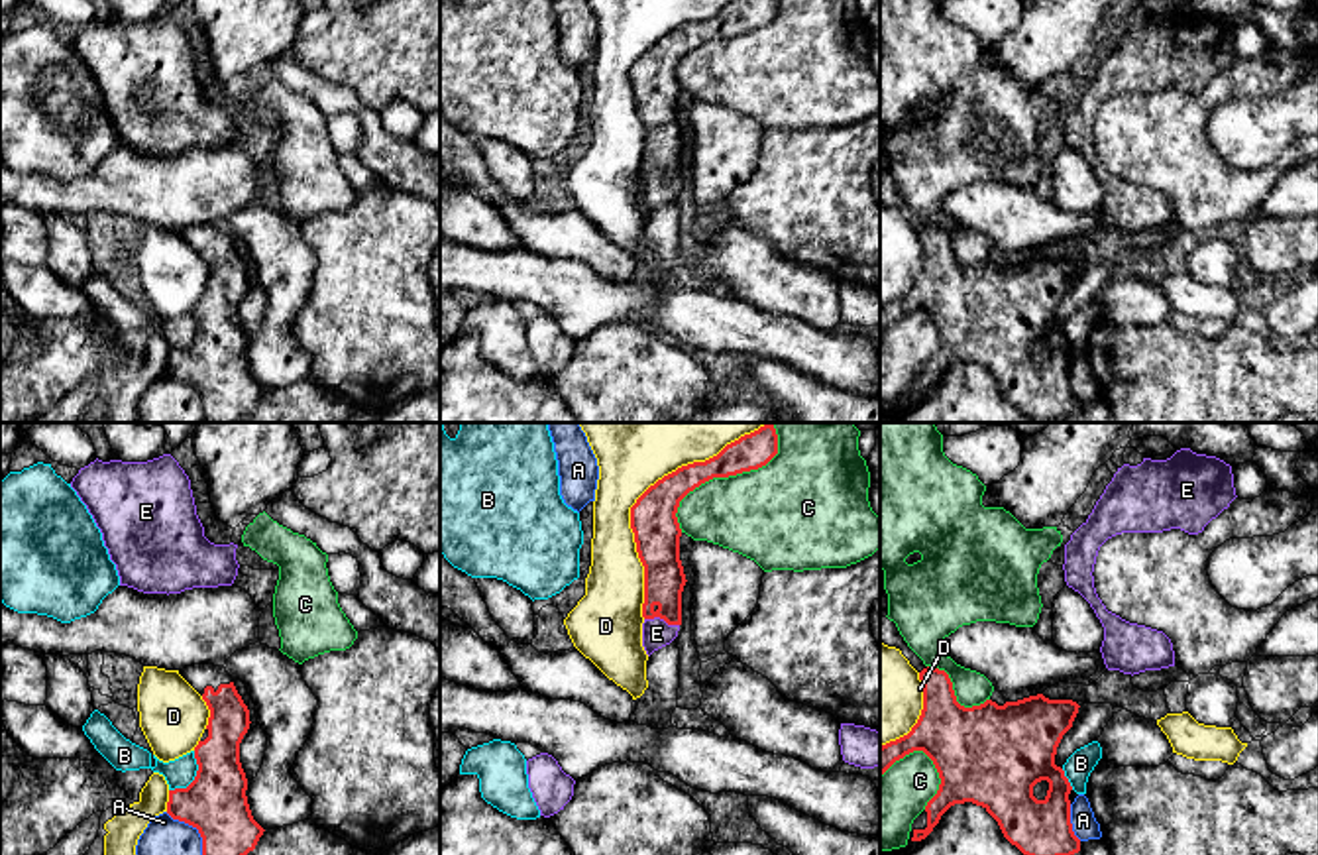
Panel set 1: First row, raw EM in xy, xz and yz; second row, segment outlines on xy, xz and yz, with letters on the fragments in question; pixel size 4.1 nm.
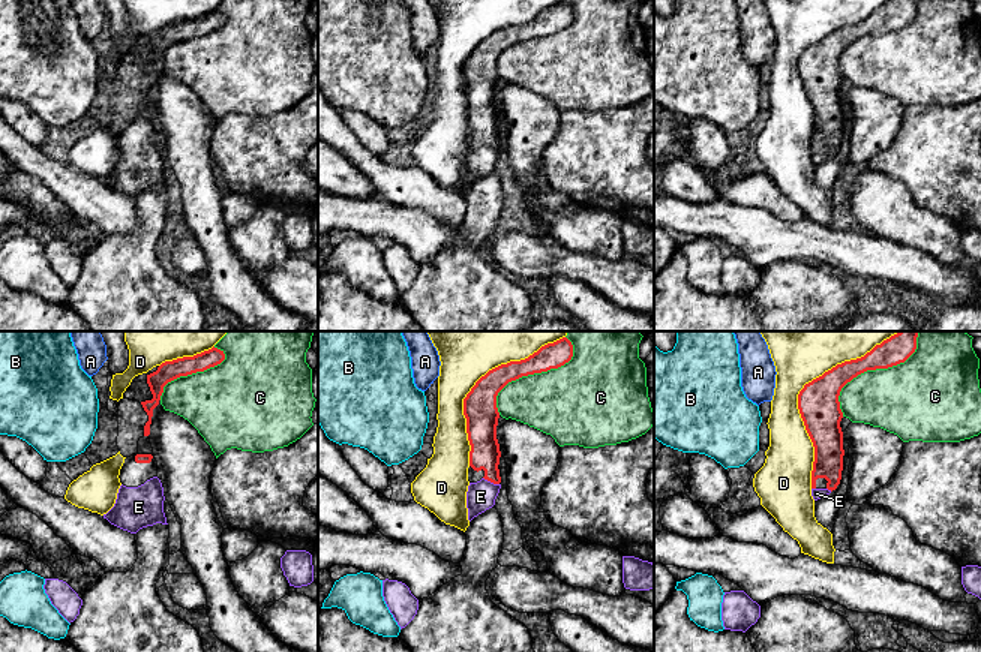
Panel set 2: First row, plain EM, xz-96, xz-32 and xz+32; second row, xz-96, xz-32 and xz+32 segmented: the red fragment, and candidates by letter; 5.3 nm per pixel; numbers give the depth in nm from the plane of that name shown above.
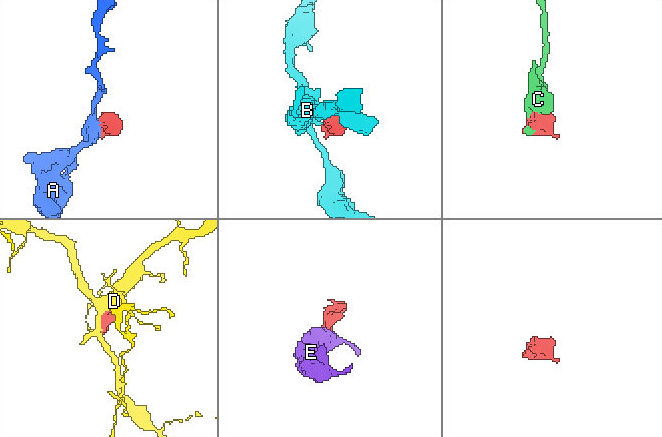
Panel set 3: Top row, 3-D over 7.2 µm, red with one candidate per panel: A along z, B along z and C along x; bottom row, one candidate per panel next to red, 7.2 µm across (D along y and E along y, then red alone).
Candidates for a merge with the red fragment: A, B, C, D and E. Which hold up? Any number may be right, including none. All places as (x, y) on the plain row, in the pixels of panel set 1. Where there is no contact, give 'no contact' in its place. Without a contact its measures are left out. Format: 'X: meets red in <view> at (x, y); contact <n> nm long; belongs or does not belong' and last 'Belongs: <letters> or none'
A: meets red in yz at (1069, 382); contact 160 nm long; does not belong
B: meets red in xy at (195, 337); contact 200 nm long; does not belong
C: meets red in xz at (719, 36); contact 550 nm long; does not belong
D: meets red in xz at (631, 69); contact 800 nm long; does not belong
E: meets red in xz at (662, 177); contact 150 nm long; belongs
Belongs: E

